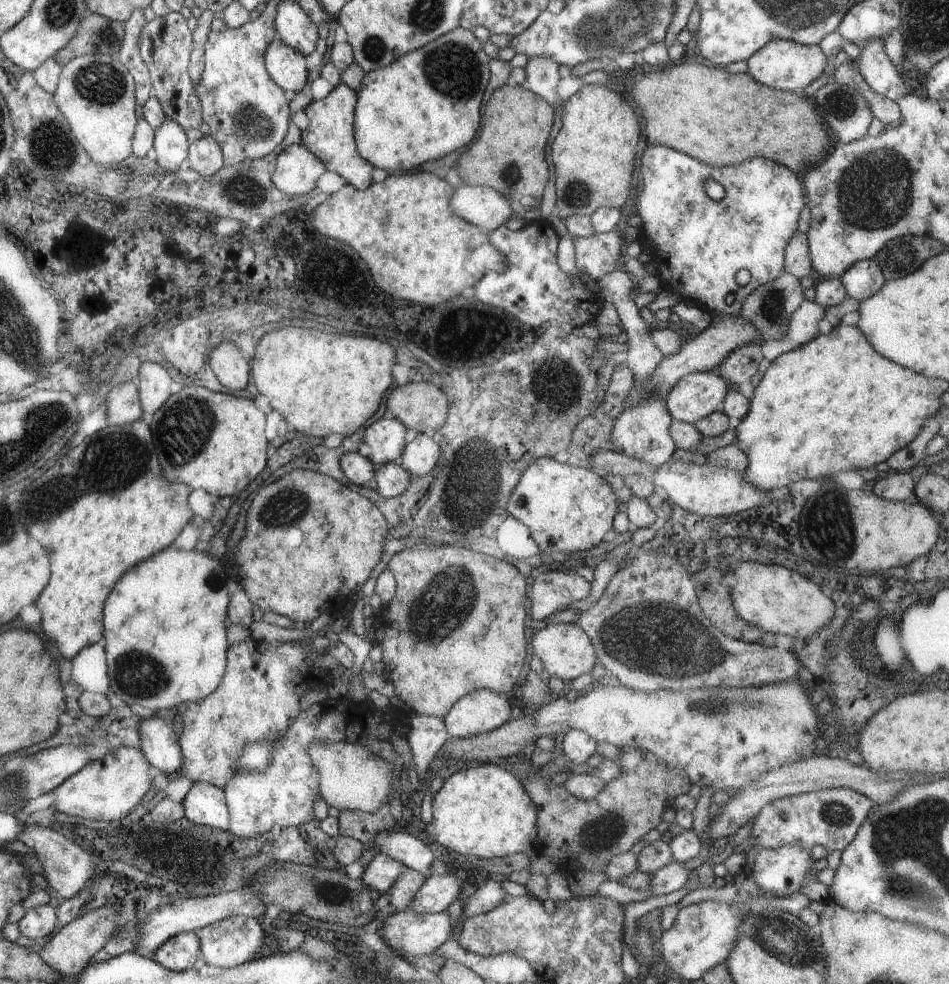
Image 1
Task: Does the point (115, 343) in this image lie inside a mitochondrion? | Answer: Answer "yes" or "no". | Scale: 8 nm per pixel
no

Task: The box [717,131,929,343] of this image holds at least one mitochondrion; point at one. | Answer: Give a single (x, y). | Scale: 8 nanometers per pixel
(875, 187)

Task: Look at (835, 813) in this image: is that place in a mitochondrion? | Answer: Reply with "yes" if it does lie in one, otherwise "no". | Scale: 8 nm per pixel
yes

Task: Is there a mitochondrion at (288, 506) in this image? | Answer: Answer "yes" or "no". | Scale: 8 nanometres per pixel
yes

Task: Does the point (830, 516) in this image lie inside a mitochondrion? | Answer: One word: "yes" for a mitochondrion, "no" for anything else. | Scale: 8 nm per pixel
yes

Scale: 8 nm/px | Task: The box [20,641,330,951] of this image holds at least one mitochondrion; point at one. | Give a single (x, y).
(139, 675)

